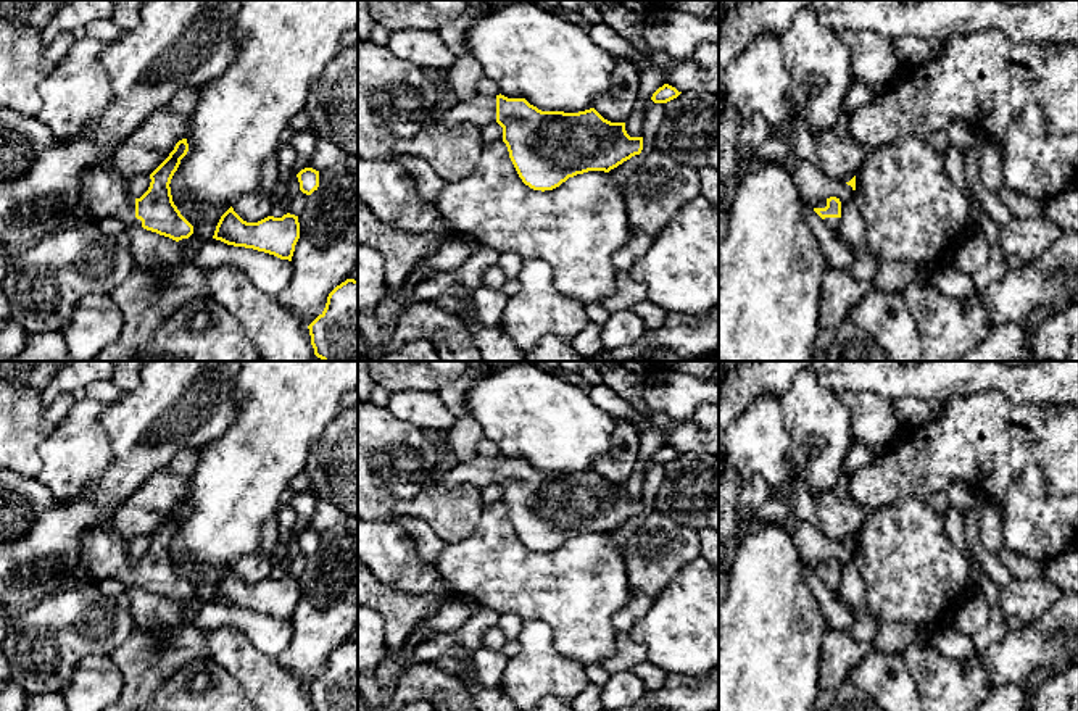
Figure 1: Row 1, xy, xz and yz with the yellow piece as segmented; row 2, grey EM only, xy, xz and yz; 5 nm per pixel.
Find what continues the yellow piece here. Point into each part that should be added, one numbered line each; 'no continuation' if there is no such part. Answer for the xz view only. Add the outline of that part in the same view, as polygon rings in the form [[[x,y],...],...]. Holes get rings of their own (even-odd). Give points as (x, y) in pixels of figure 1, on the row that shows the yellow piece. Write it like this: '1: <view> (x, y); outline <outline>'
1: xz (480, 110); outline [[[475,95],[472,100],[458,102],[437,119],[437,124],[446,129],[461,123],[471,123],[479,127],[496,123],[496,95]]]

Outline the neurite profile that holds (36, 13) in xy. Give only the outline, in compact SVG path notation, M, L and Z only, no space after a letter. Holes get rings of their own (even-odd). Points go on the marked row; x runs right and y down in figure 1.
M0 0L0 19L40 31L71 2L74 0Z

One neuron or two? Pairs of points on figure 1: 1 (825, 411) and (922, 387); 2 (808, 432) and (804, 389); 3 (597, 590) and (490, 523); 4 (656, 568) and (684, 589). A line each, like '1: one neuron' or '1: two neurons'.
1: two neurons
2: one neuron
3: one neuron
4: two neurons

